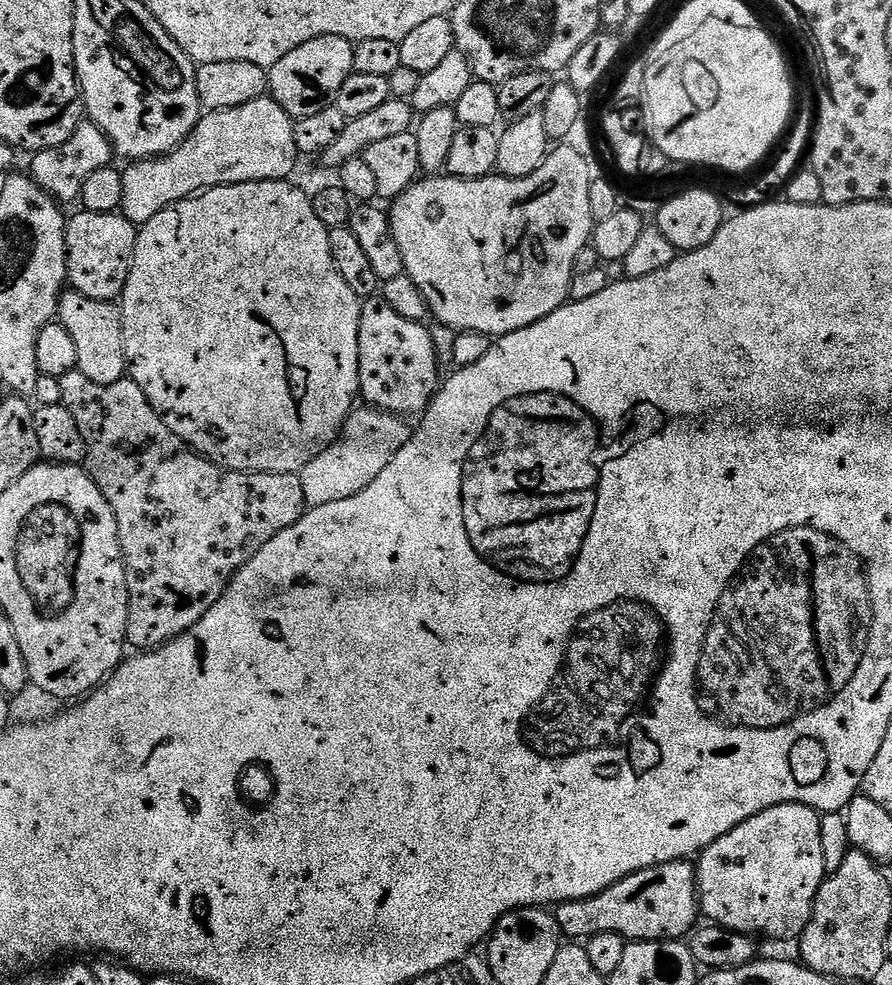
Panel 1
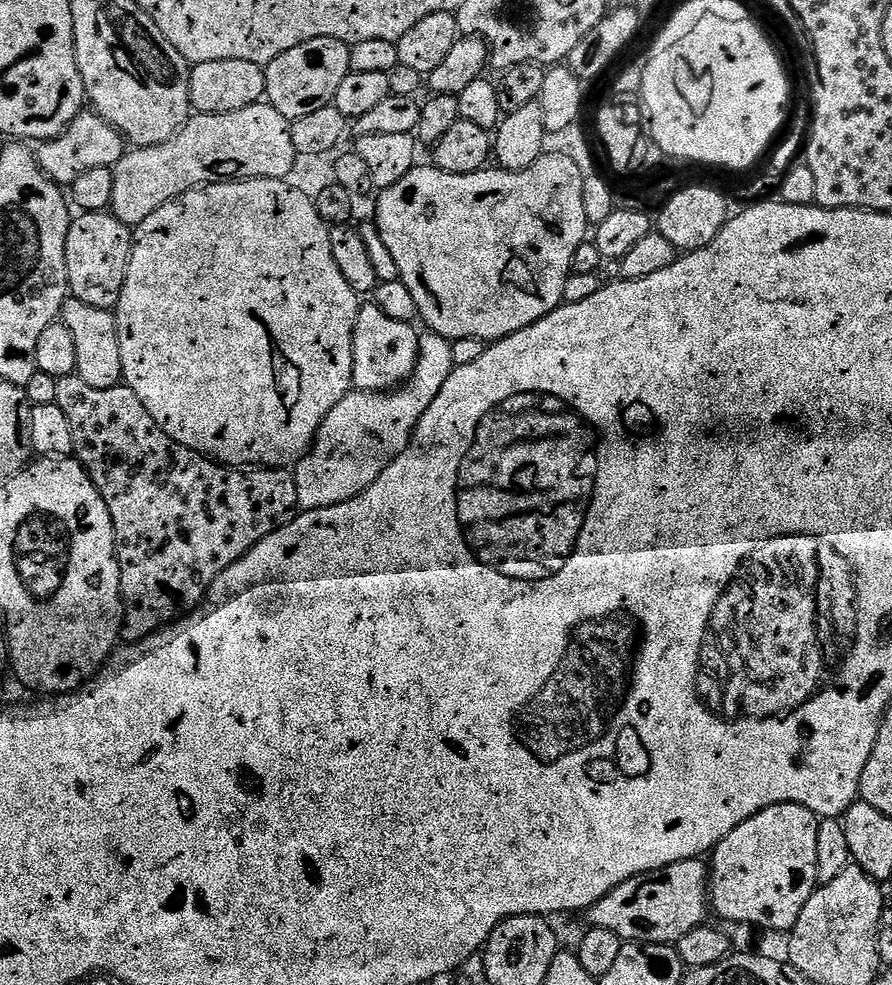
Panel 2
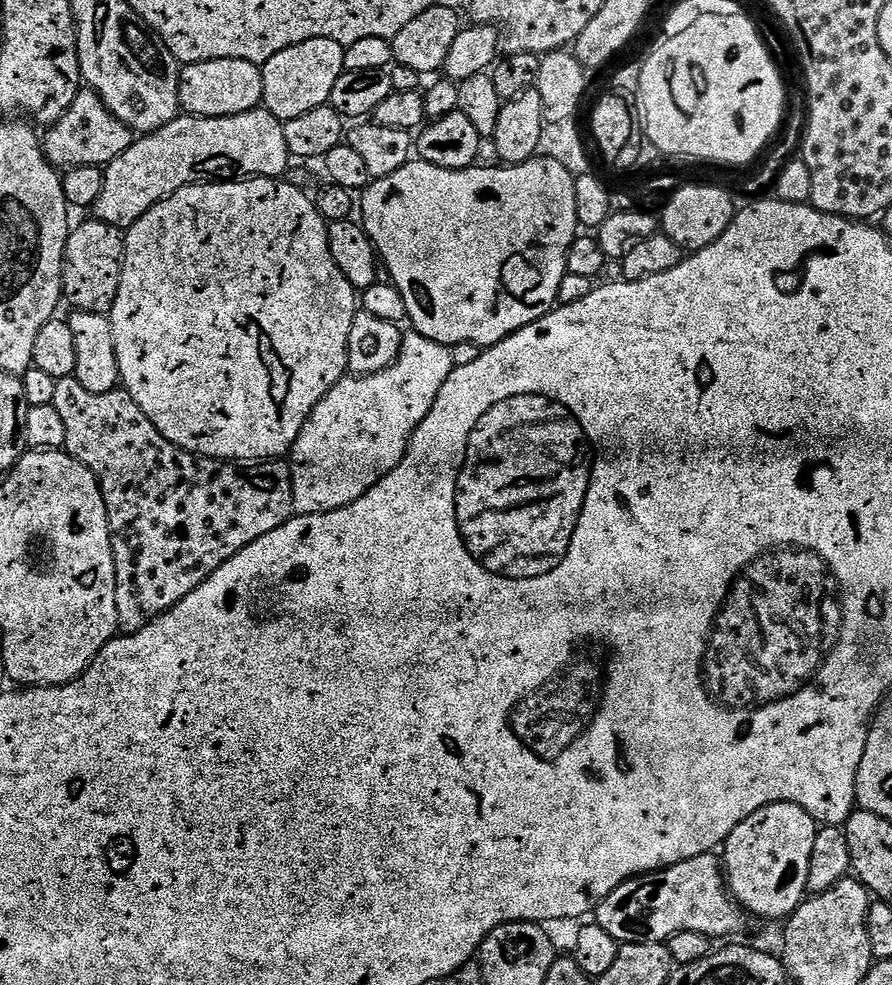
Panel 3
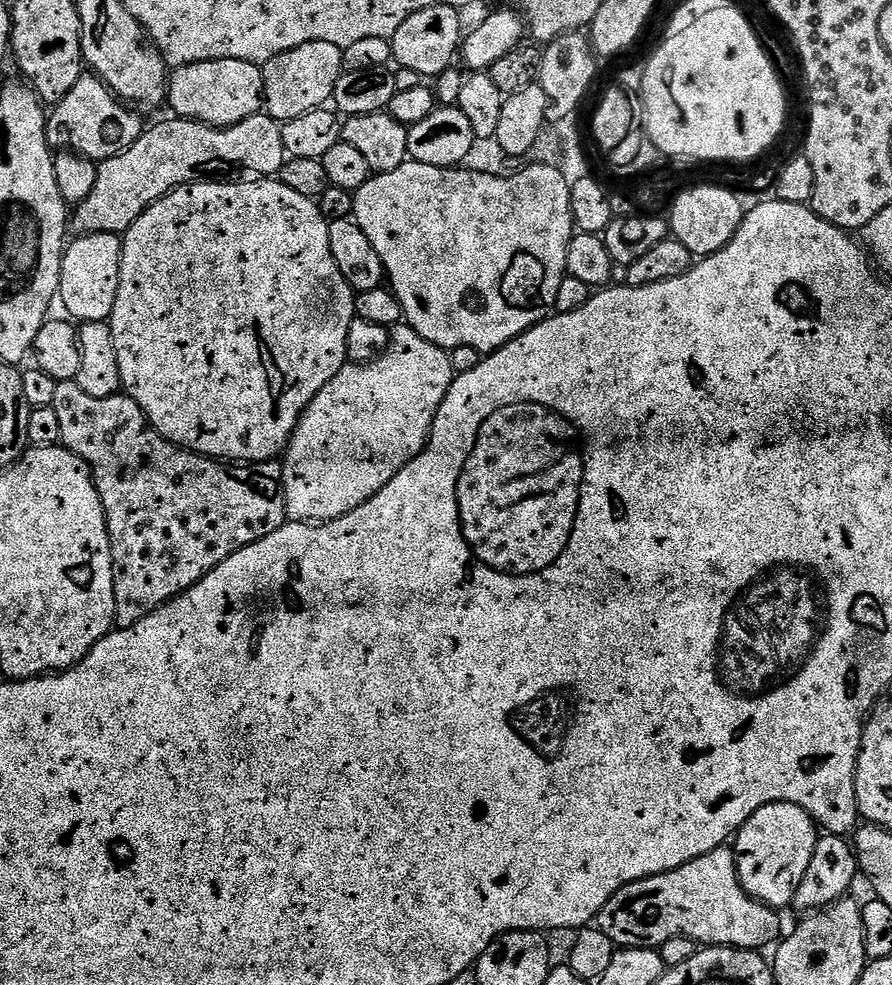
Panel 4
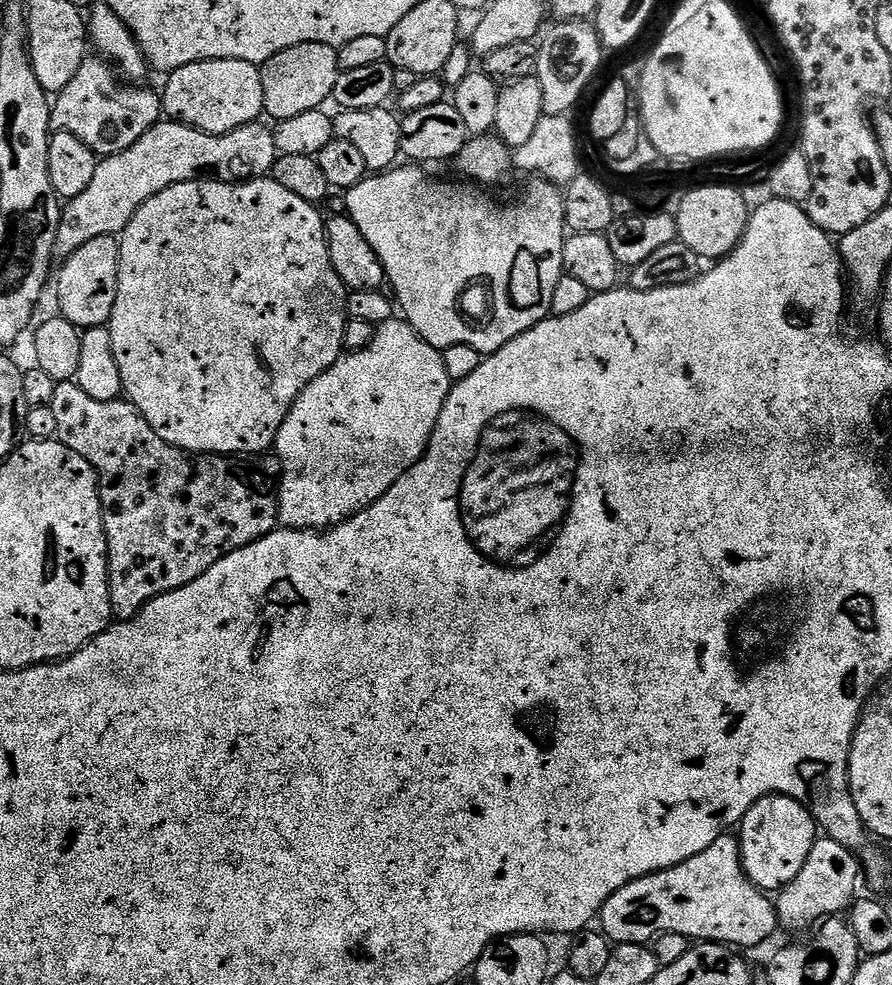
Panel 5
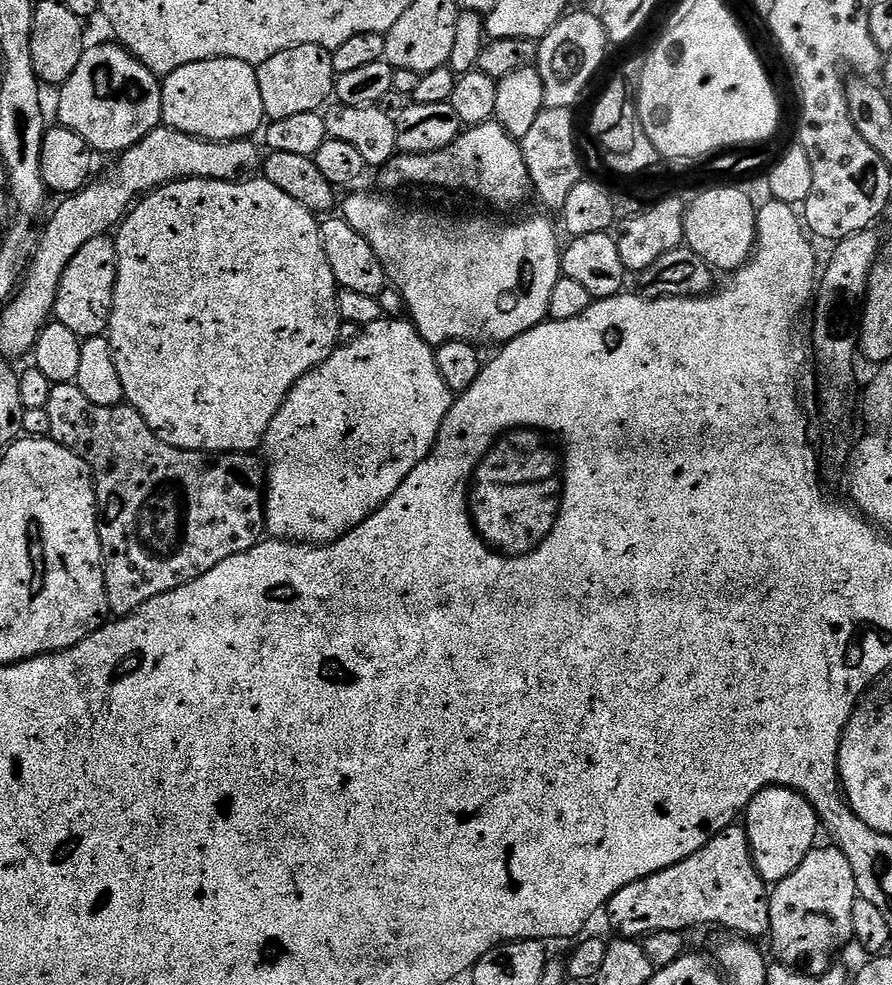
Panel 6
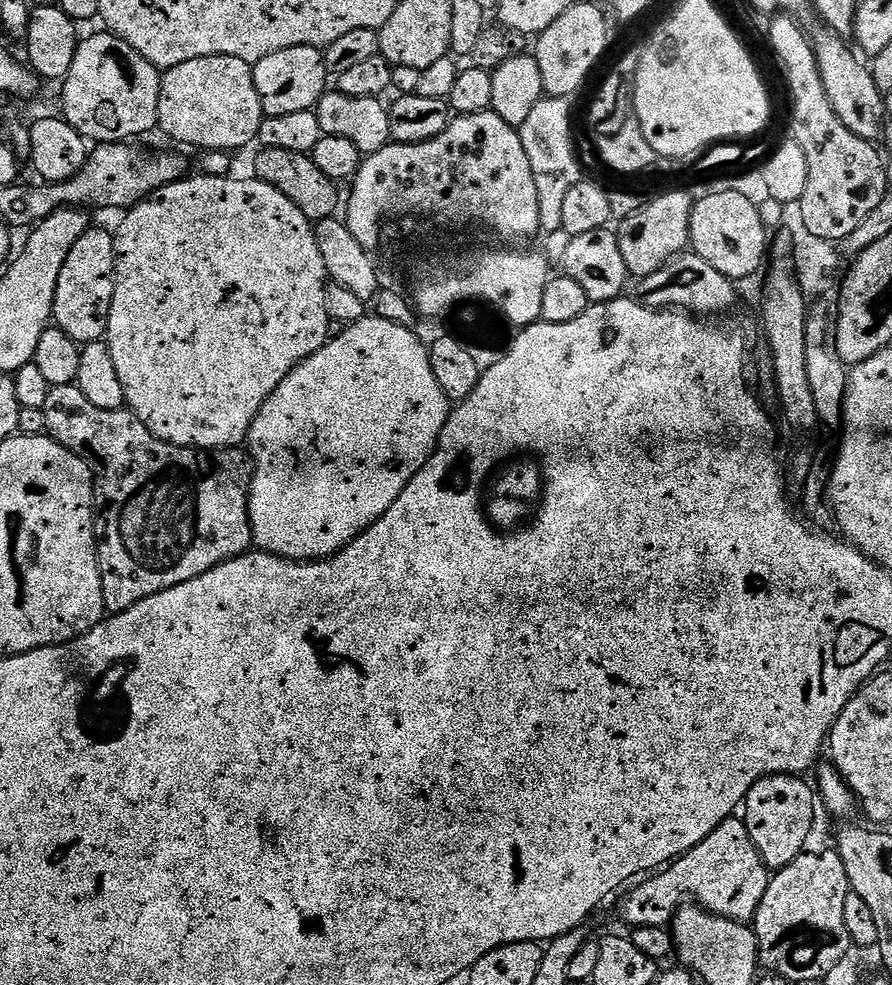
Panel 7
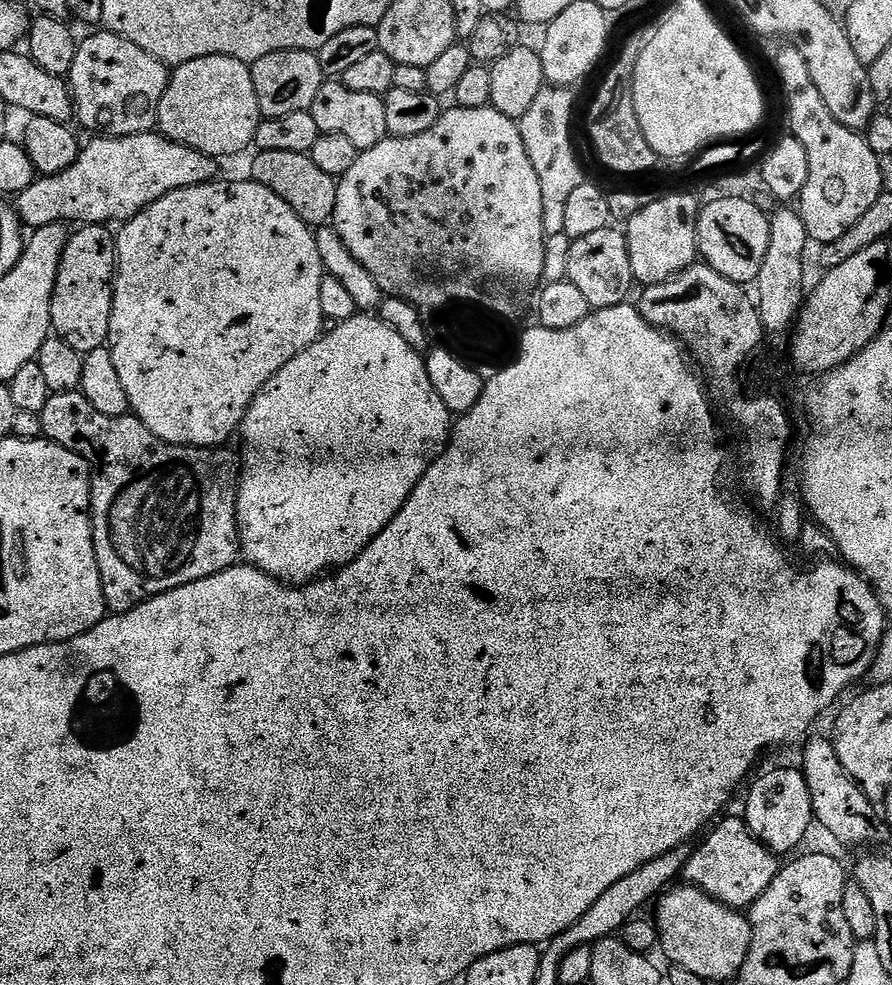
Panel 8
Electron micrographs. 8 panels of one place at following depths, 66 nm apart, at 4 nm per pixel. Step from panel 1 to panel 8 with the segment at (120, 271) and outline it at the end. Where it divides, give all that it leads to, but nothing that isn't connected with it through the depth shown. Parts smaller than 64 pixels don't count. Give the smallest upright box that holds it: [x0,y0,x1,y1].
[52,224,116,354]

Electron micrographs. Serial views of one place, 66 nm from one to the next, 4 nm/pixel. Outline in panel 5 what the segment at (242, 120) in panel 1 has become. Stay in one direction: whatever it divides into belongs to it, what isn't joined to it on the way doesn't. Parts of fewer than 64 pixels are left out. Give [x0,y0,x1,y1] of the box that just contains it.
[56,122,278,258]

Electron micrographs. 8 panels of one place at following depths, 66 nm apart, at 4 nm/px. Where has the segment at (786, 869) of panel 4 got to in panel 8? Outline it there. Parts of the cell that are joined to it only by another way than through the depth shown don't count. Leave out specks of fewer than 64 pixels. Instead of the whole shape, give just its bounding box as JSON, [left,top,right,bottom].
[742,767,814,853]

